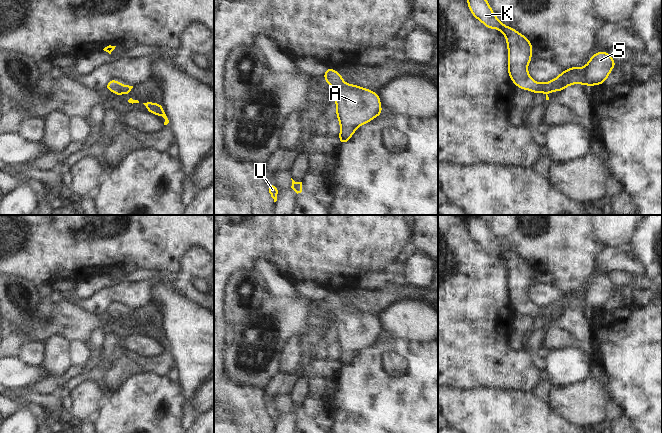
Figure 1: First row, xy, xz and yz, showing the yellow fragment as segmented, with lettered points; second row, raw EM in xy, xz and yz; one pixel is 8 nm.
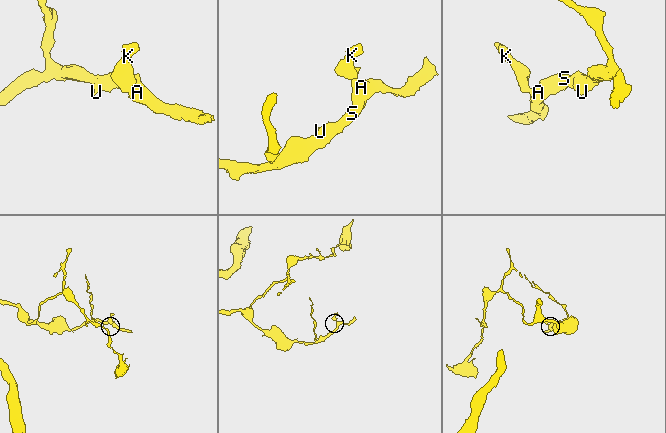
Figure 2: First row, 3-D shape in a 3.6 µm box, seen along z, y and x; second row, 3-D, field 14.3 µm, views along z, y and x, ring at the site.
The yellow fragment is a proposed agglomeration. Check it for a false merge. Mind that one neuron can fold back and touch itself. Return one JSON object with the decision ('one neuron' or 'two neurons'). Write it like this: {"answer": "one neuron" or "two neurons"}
{"answer": "one neuron"}

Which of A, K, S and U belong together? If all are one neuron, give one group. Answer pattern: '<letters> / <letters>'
A K S U

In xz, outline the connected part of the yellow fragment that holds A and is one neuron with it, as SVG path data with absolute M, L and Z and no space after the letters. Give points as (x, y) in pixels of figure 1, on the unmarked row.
M326 291L323 302L335 314L336 338L340 346L340 369L348 366L356 353L382 339L380 322L377 316L363 311L346 308L343 300Z

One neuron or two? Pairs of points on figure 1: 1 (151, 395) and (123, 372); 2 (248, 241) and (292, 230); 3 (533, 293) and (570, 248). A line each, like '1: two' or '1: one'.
1: two
2: one
3: two

